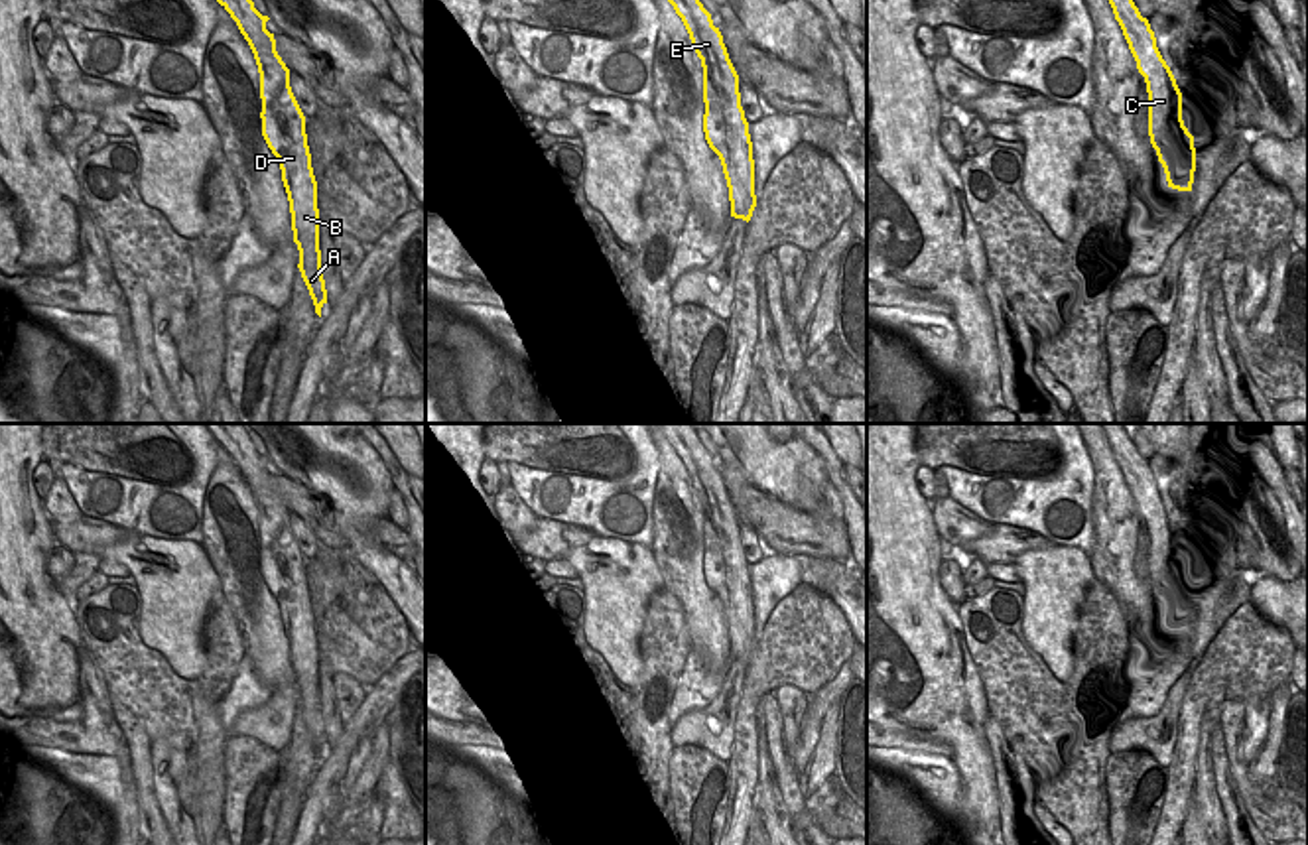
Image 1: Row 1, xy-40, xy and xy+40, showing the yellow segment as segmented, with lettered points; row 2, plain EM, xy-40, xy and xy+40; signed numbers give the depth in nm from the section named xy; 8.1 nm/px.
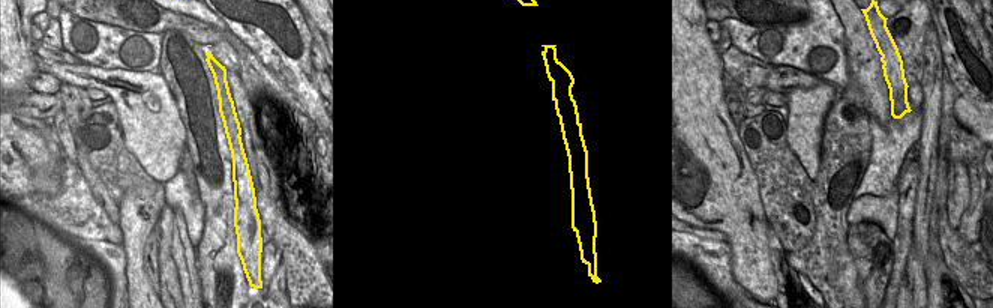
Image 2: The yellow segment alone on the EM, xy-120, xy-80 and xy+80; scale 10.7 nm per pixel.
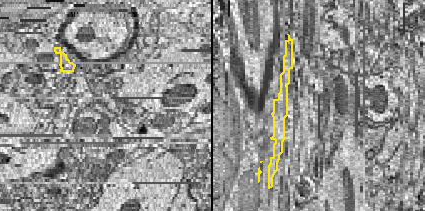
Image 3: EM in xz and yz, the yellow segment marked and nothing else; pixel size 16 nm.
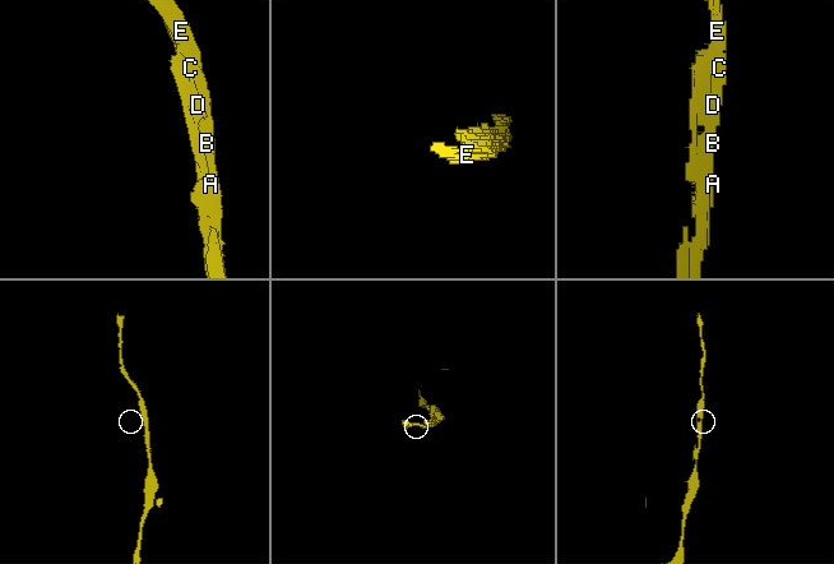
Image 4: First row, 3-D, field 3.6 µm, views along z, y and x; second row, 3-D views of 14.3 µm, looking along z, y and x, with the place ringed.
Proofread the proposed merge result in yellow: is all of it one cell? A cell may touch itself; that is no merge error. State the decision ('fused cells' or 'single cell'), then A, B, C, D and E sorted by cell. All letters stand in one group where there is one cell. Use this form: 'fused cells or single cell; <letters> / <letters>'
single cell; A B C D E

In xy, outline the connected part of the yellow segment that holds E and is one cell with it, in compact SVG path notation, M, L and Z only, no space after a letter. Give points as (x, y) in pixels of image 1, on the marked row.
M668 0L682 18L703 67L703 132L719 156L729 187L731 217L751 221L756 207L754 160L749 122L741 106L739 75L719 28L699 0Z

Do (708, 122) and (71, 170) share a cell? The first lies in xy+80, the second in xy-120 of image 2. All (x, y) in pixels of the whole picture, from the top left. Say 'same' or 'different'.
different

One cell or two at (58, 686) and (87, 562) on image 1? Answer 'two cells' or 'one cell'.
two cells

